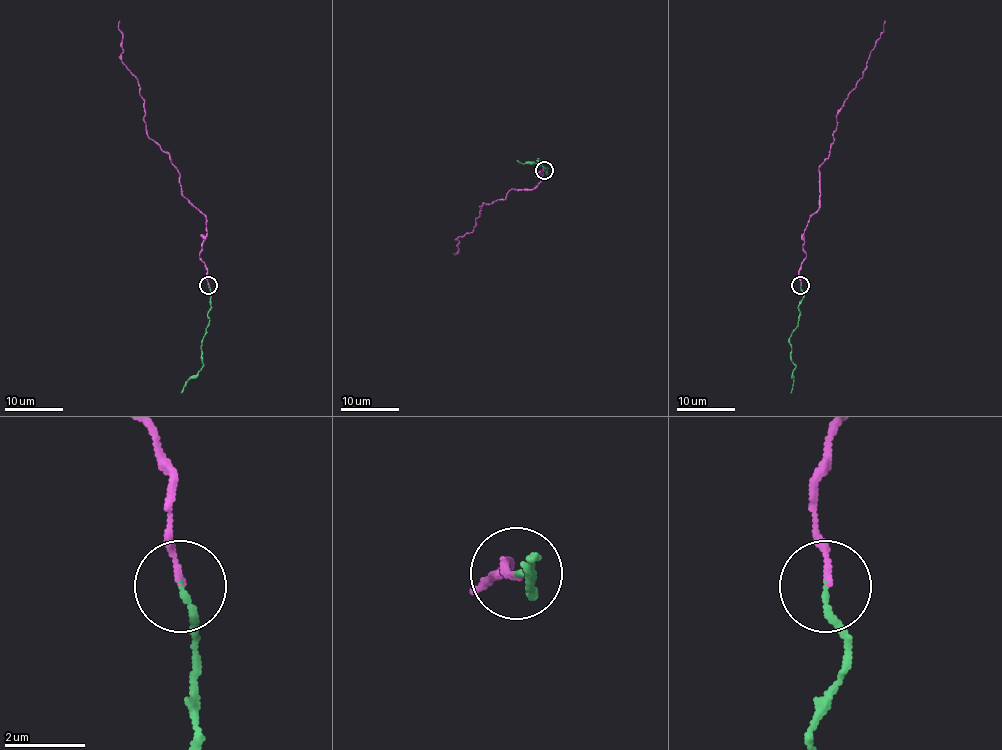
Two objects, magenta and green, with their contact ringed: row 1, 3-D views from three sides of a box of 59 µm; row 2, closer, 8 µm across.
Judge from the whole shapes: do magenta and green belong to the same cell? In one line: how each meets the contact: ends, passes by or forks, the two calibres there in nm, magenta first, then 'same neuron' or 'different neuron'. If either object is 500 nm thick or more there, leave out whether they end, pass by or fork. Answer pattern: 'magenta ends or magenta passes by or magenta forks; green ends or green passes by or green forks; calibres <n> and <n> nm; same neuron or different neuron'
magenta ends; green ends; calibres 140 and 160 nm; same neuron

